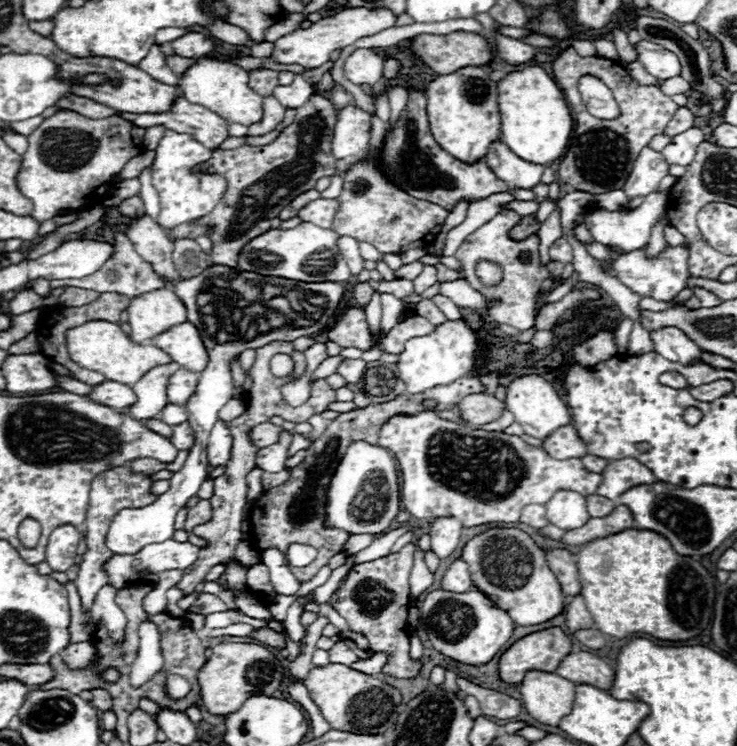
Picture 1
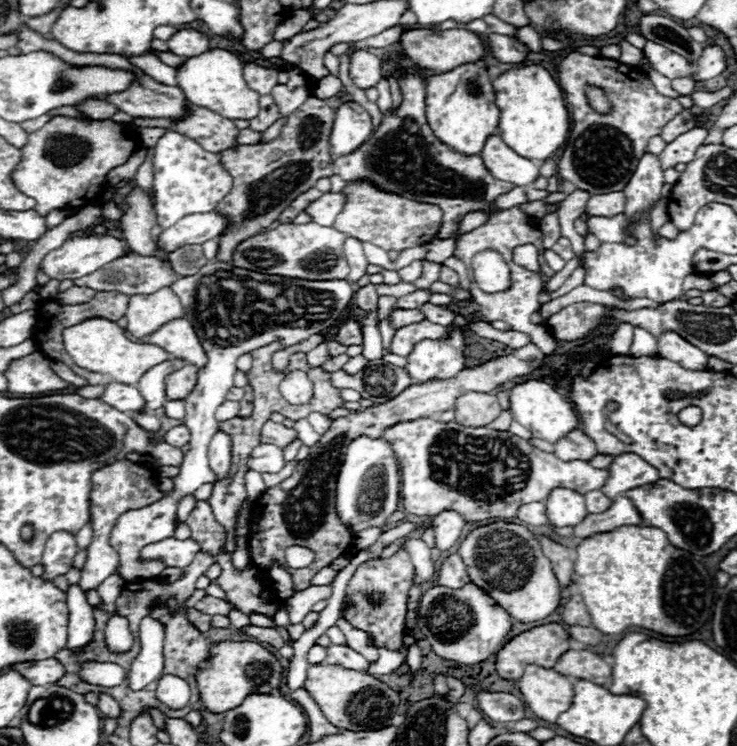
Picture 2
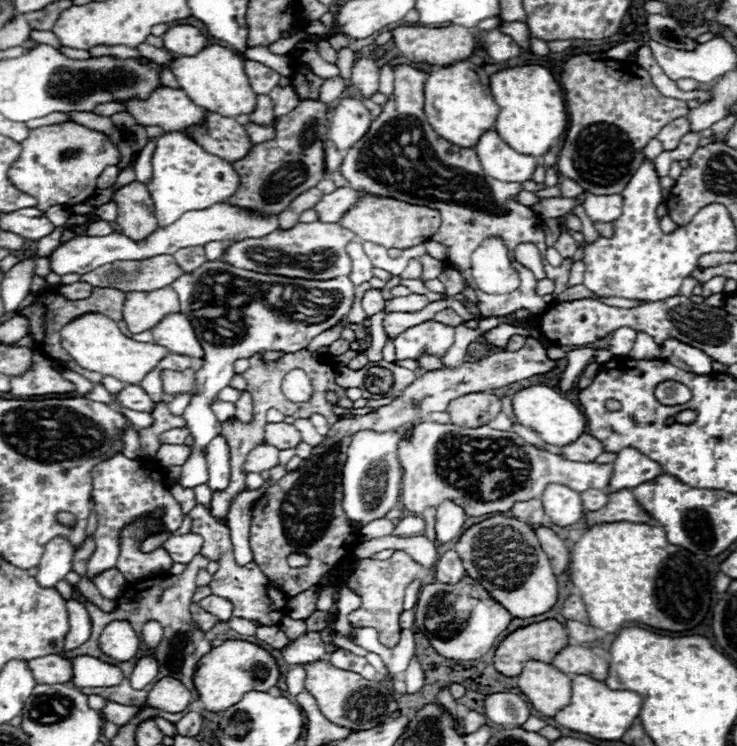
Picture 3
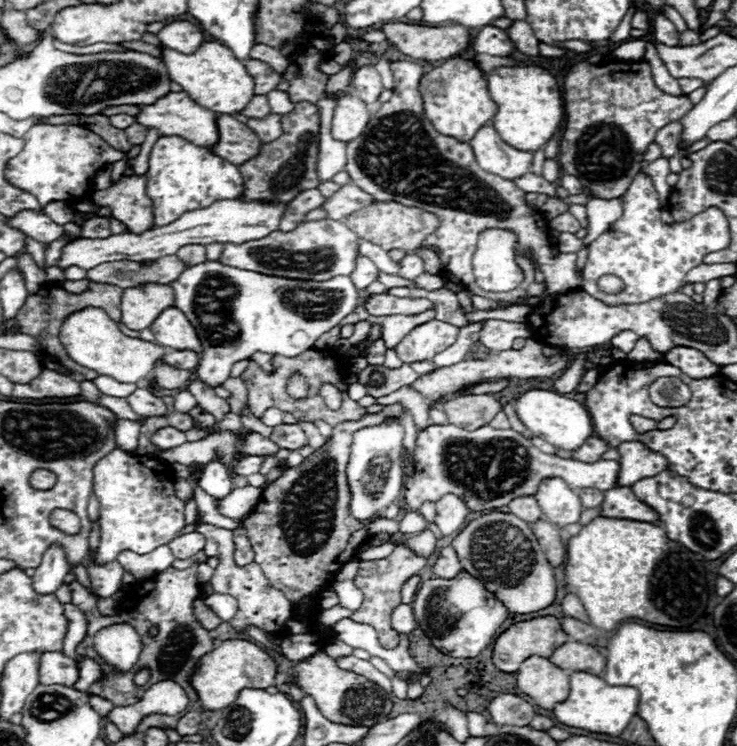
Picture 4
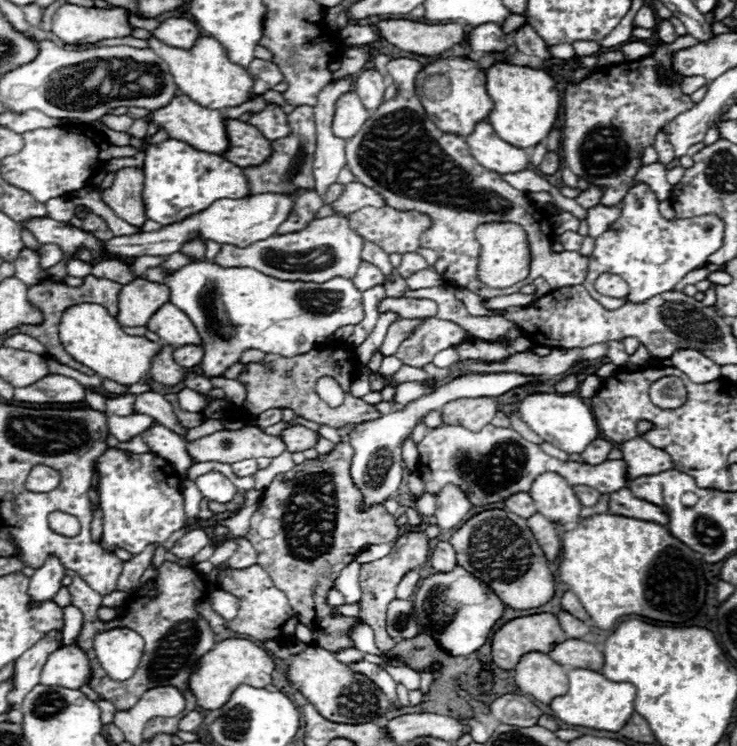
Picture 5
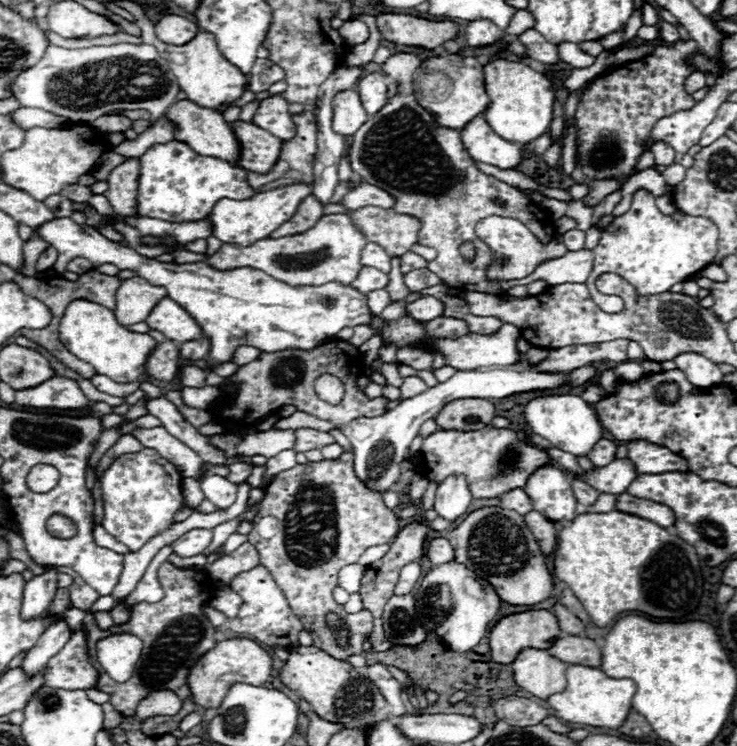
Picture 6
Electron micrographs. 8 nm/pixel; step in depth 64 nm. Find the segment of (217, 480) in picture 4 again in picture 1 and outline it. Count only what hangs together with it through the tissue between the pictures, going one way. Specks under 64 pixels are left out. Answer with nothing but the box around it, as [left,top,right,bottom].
[208,422,232,468]

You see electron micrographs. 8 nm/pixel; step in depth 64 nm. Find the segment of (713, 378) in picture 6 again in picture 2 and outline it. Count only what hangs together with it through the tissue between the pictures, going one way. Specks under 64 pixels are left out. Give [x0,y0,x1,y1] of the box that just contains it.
[658,332,708,370]

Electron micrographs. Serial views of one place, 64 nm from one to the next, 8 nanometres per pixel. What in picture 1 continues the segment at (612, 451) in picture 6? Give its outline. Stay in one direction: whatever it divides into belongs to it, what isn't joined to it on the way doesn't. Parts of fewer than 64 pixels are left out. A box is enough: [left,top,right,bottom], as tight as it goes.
[544,424,588,460]

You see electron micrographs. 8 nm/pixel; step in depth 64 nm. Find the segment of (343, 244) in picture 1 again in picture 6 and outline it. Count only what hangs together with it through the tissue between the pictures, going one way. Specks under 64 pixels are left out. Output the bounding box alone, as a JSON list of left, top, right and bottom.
[352,268,388,294]

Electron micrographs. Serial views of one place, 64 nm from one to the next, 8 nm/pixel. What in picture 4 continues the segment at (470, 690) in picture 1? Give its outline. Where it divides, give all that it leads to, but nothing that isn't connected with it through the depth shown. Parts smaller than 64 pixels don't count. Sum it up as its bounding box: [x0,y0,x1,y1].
[490,694,536,726]

